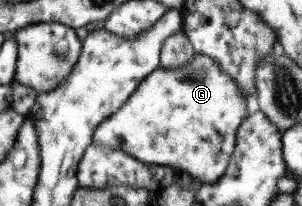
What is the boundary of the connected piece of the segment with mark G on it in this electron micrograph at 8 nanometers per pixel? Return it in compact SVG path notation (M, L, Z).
M208 55L194 57L178 67L158 67L136 87L129 99L94 130L92 142L122 150L144 163L173 167L190 173L201 184L216 182L224 174L235 150L236 132L248 116L248 96L238 83L222 71L219 62Z

